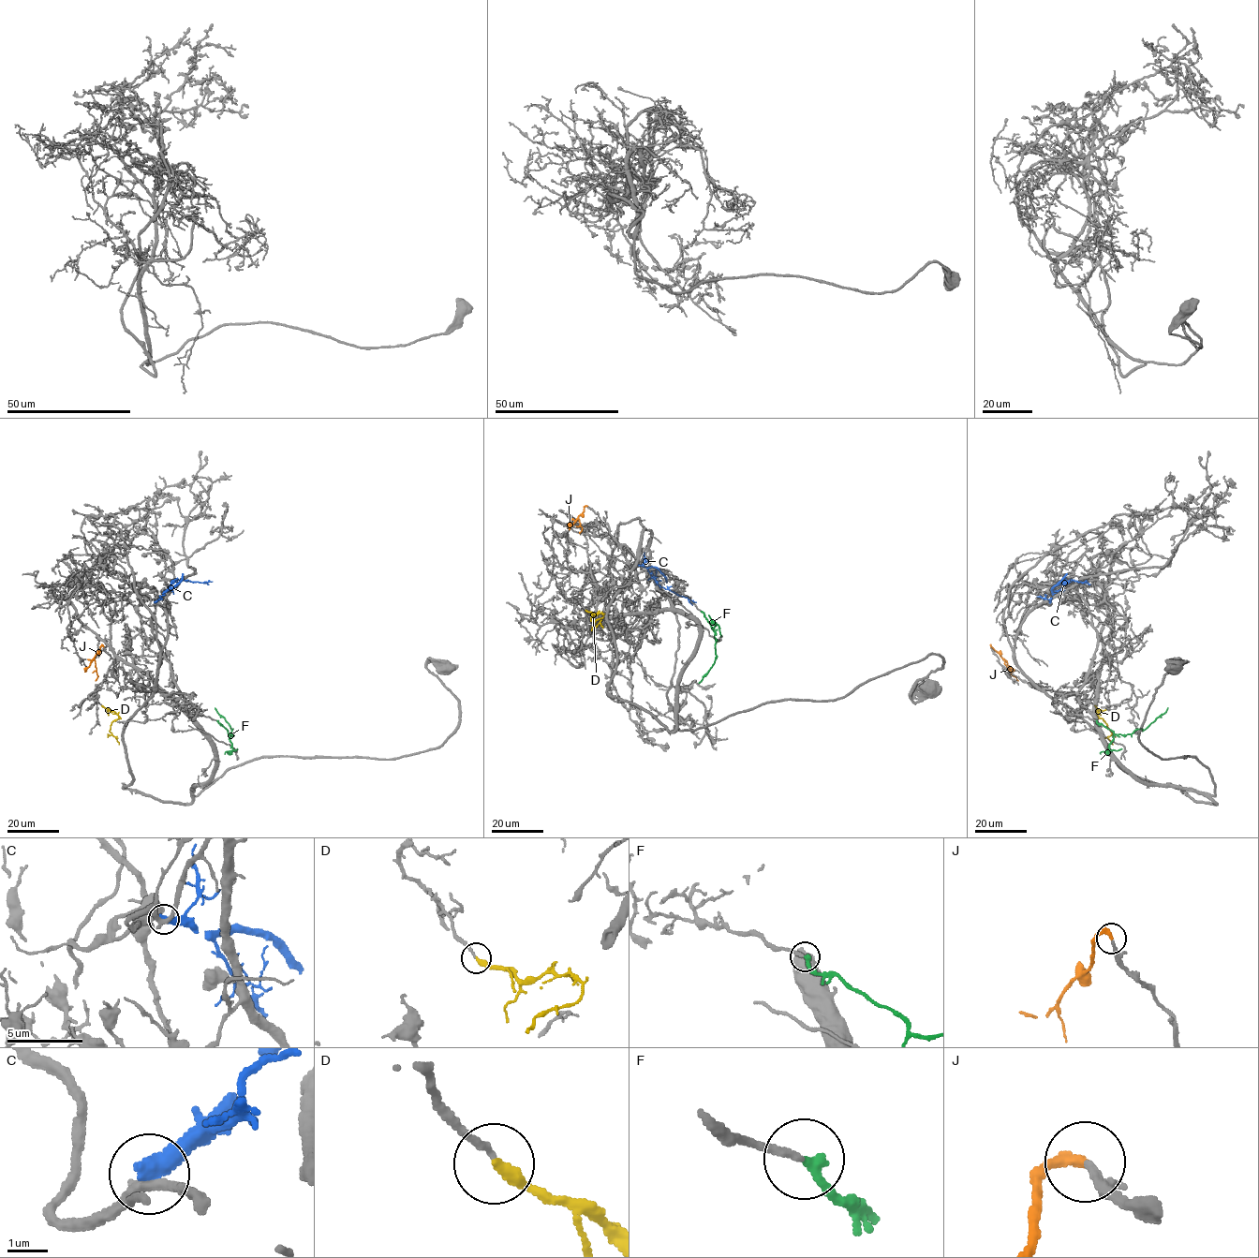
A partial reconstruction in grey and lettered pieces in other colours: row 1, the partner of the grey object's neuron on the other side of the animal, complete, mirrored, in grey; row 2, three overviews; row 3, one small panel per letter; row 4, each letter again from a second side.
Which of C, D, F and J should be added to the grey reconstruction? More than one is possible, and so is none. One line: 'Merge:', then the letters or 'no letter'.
Merge: F, J

